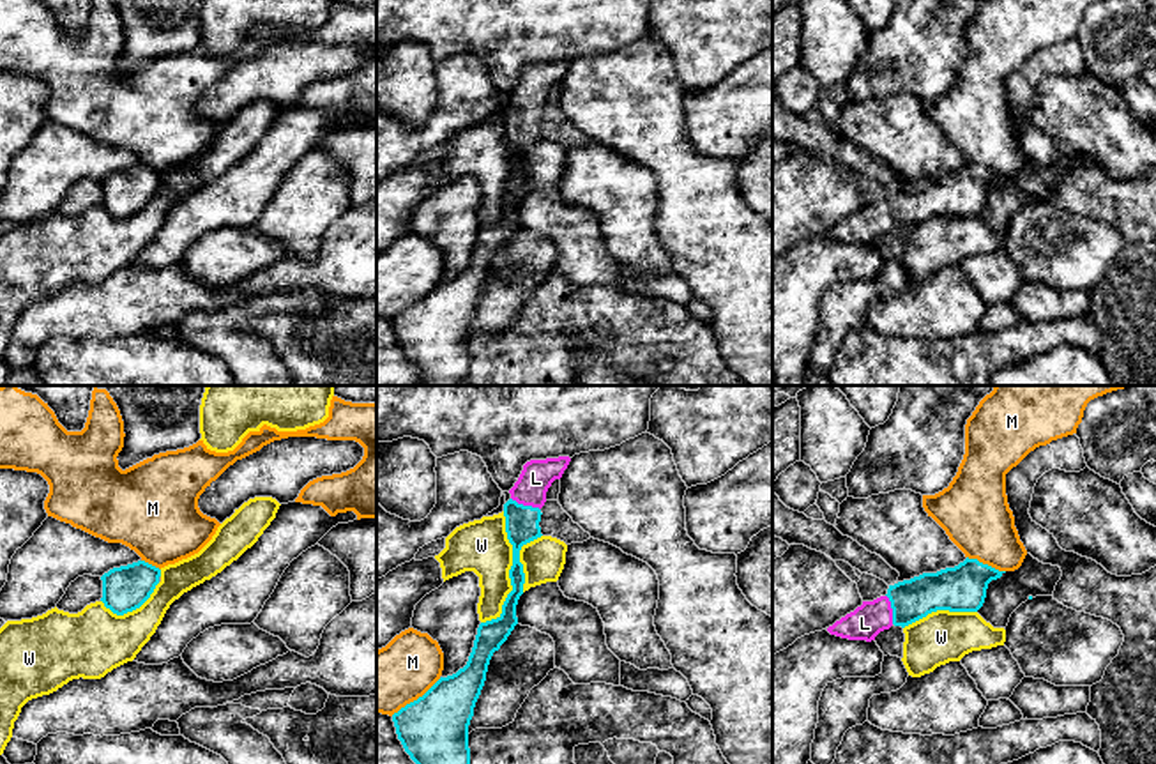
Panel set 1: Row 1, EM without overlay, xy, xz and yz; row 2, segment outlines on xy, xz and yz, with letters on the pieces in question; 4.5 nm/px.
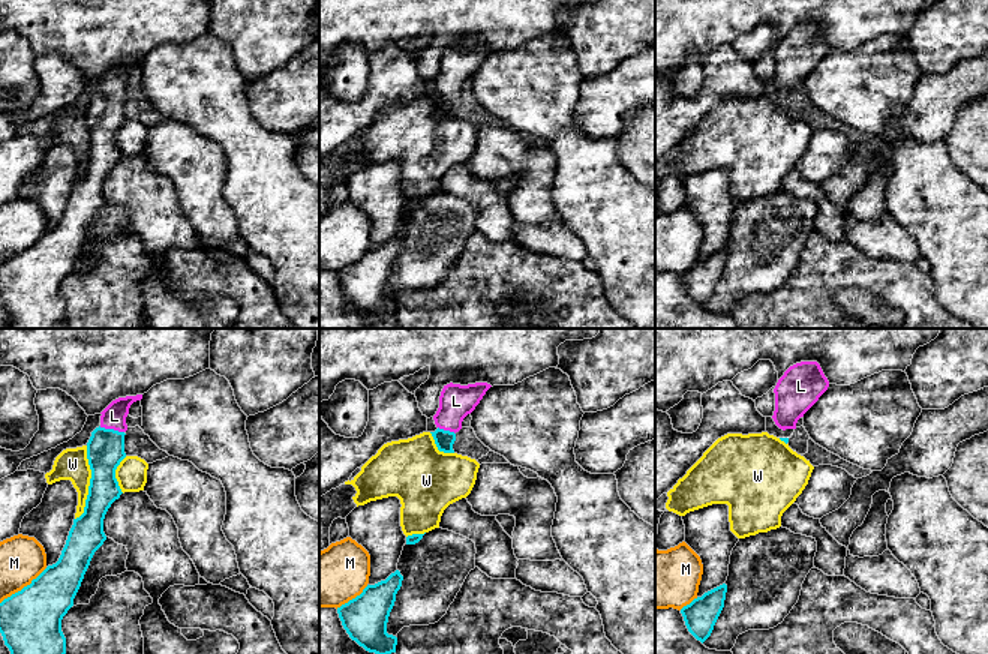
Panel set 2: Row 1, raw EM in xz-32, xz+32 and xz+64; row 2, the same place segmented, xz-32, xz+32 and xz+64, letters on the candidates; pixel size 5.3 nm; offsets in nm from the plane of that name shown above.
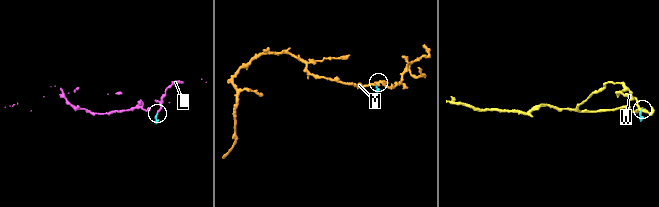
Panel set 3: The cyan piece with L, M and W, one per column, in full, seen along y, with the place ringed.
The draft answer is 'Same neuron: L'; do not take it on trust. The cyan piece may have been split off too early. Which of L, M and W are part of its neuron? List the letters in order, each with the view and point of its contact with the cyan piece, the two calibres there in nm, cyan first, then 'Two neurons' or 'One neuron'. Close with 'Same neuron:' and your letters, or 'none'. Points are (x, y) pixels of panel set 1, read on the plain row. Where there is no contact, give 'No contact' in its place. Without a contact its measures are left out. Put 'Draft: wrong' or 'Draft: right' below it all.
L: Touches cyan at xz (525, 110). Thickness 160 nm (cyan) against 150 nm. One neuron
M: Touches cyan at xz (418, 303). Thickness 320 nm (cyan) against 280 nm. Two neurons
W: Touches cyan at xz (509, 175). Thickness 160 nm (cyan) against 240 nm. Two neurons
Same neuron: L
Draft: right

